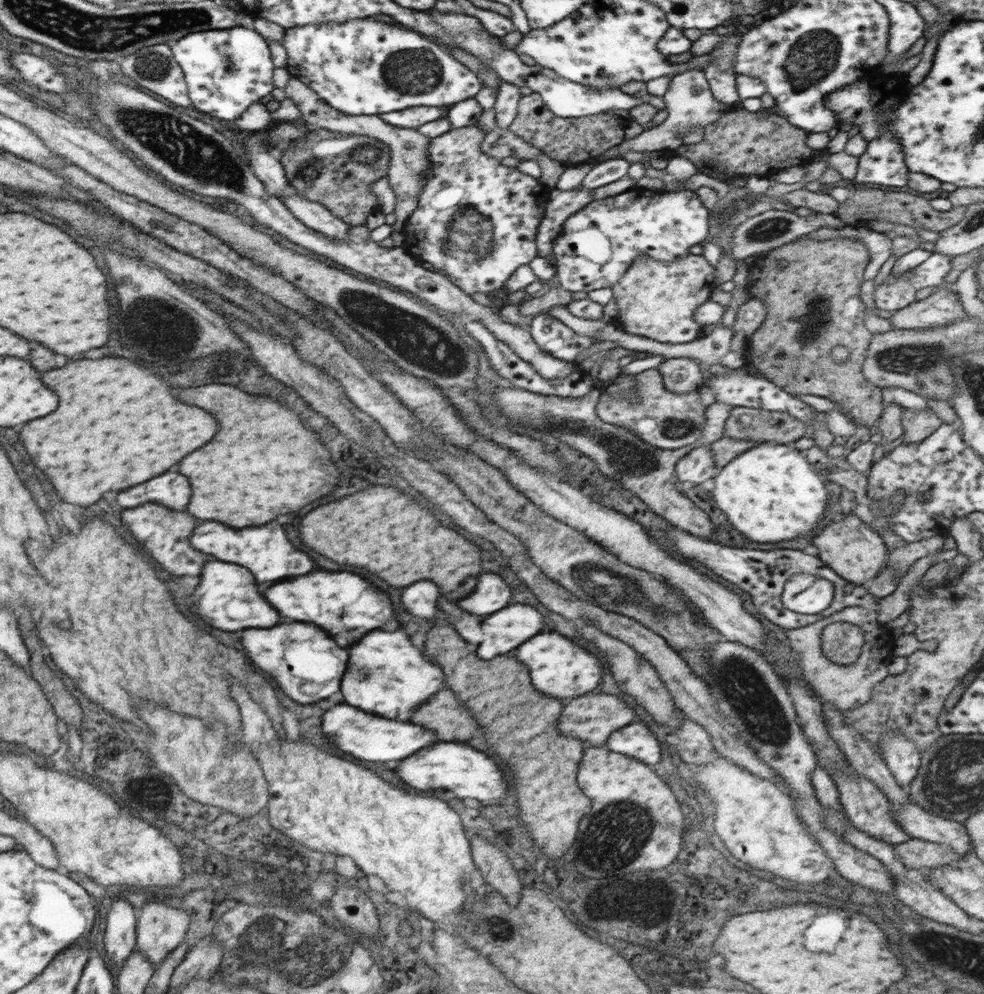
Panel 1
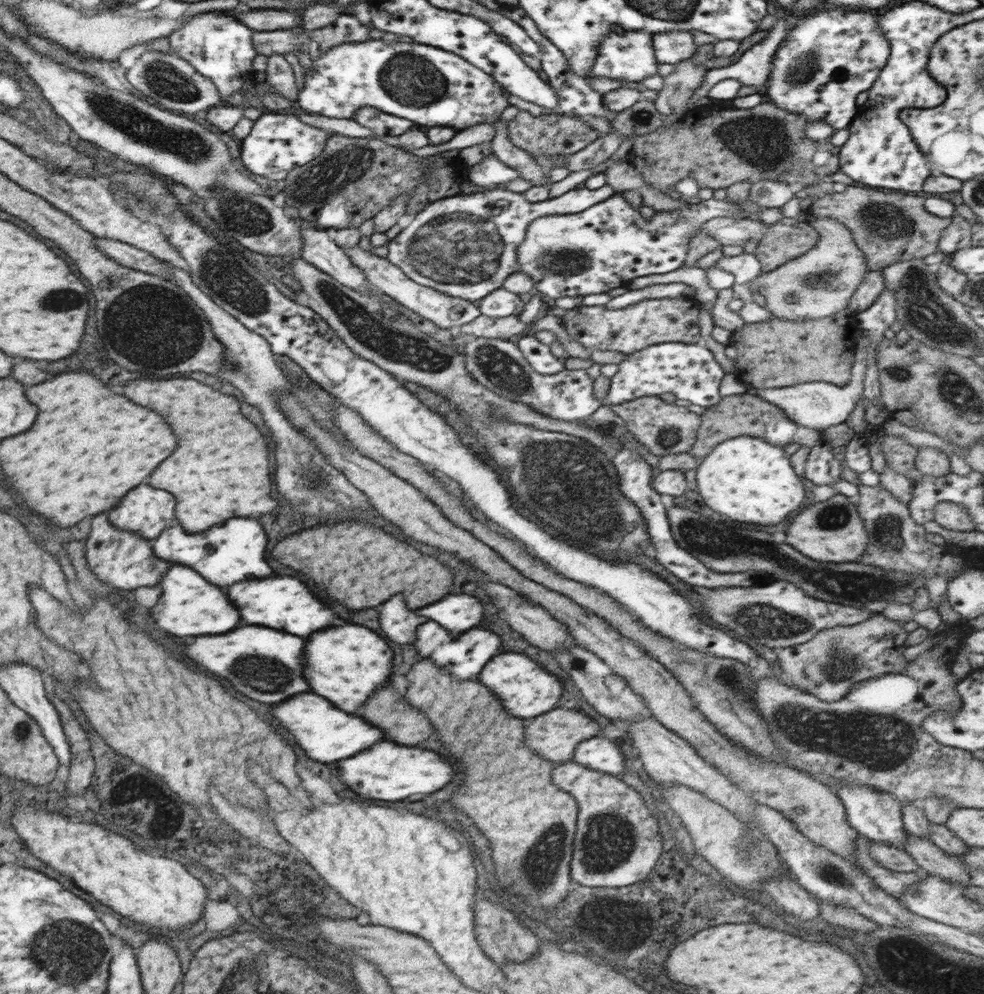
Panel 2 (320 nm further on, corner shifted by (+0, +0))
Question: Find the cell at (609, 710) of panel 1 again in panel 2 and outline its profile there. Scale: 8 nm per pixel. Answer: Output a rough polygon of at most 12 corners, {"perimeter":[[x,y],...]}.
{"perimeter":[[558,707],[535,717],[523,743],[546,761],[572,761],[600,734],[594,719]]}

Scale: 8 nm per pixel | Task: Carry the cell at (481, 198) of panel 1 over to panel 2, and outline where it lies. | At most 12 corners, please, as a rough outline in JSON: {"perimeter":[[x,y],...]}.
{"perimeter":[[490,187],[429,203],[385,256],[410,280],[477,303],[518,272],[536,218],[616,191],[542,202]]}

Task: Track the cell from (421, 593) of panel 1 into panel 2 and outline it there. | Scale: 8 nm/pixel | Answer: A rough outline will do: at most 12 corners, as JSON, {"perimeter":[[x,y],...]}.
{"perimeter":[[400,594],[380,610],[382,632],[413,644],[427,618],[406,608]]}

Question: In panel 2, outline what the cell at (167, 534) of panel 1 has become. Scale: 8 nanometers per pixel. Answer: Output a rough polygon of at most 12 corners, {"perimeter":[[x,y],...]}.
{"perimeter":[[92,520],[90,570],[108,586],[154,586],[168,570],[152,540]]}

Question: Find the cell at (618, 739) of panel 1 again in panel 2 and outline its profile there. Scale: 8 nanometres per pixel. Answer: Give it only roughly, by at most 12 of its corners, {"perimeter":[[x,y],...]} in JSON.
{"perimeter":[[603,735],[580,742],[572,761],[622,775],[621,741]]}

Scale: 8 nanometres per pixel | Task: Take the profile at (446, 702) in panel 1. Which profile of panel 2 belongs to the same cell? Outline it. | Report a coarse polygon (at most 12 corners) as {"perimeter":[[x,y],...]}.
{"perimeter":[[392,686],[378,688],[362,710],[396,744],[434,737],[424,713]]}

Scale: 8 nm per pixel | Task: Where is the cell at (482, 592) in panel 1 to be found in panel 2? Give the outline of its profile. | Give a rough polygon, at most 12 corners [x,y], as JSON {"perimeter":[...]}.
{"perimeter":[[463,592],[415,611],[456,635],[477,626],[483,606]]}

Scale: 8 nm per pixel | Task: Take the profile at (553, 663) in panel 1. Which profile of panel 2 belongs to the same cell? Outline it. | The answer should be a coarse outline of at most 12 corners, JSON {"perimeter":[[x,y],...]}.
{"perimeter":[[521,652],[477,678],[522,720],[556,709],[561,680]]}

